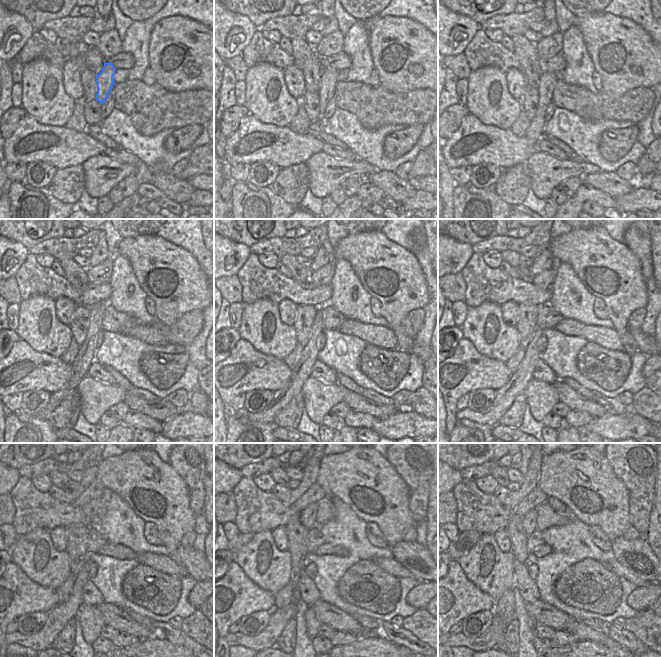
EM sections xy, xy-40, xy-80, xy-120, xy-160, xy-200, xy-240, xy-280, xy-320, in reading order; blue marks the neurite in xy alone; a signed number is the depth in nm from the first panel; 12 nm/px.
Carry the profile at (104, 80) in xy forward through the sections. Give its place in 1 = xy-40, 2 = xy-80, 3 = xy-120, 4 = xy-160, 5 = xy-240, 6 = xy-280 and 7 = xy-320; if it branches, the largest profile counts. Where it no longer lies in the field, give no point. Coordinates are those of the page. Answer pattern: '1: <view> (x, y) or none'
1: xy-40 (328, 78)
2: xy-80 (546, 85)
3: xy-120 (86, 355)
4: xy-160 (310, 354)
5: xy-240 (56, 619)
6: xy-280 (279, 617)
7: xy-320 (495, 632)

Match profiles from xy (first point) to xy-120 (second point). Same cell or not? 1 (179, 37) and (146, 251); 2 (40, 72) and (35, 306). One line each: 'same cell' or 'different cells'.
1: same cell
2: same cell

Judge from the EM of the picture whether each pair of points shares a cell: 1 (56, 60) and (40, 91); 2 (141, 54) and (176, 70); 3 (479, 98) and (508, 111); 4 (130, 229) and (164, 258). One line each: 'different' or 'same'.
1: different
2: different
3: same
4: different

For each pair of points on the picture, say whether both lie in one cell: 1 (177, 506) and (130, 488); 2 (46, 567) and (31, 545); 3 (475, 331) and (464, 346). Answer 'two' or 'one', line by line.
1: one
2: one
3: two

